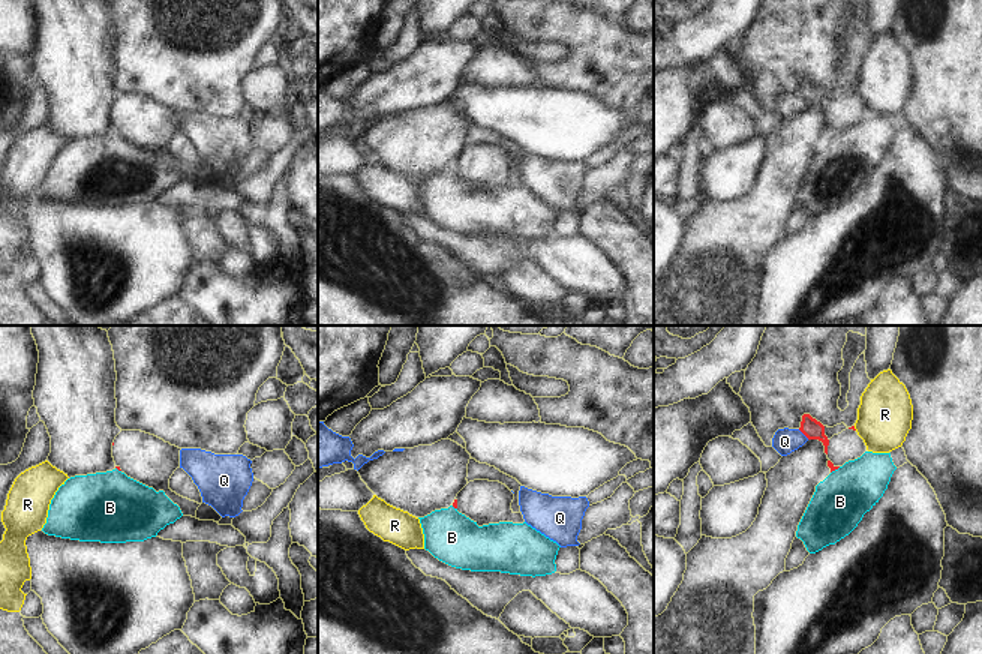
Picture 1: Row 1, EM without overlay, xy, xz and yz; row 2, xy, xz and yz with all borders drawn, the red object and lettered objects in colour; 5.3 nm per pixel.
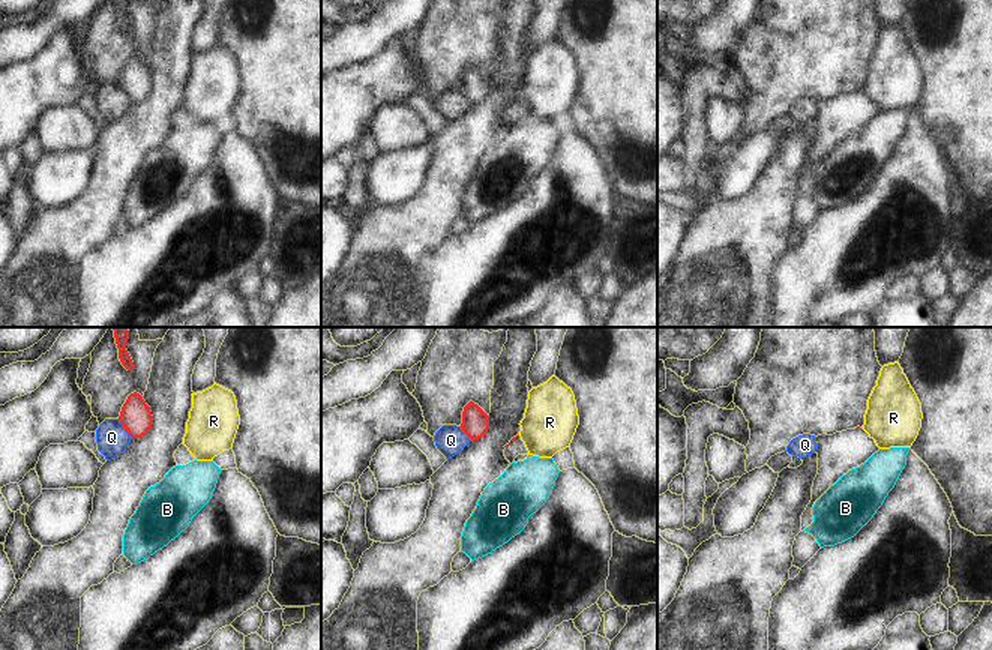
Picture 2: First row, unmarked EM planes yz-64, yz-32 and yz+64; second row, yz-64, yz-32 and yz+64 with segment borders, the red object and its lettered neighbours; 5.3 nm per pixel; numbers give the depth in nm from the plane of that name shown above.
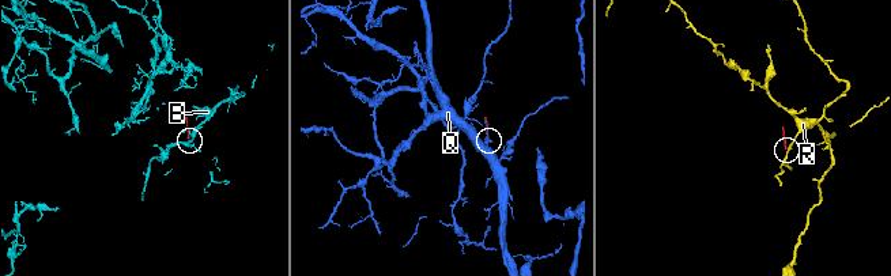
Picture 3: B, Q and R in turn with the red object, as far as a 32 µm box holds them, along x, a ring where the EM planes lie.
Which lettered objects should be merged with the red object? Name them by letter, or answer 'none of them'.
none of them

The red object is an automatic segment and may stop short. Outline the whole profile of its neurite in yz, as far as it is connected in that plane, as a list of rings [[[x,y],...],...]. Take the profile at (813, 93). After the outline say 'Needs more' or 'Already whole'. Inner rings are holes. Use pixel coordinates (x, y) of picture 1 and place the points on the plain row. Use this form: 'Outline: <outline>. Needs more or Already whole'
Outline: [[[810,78],[802,80],[799,94],[808,104],[819,104],[825,110],[828,118],[828,130],[831,136],[843,130],[849,124],[861,122],[867,114],[864,104],[858,99],[855,90],[847,92],[831,104],[825,99],[825,90]]]. Needs more.

